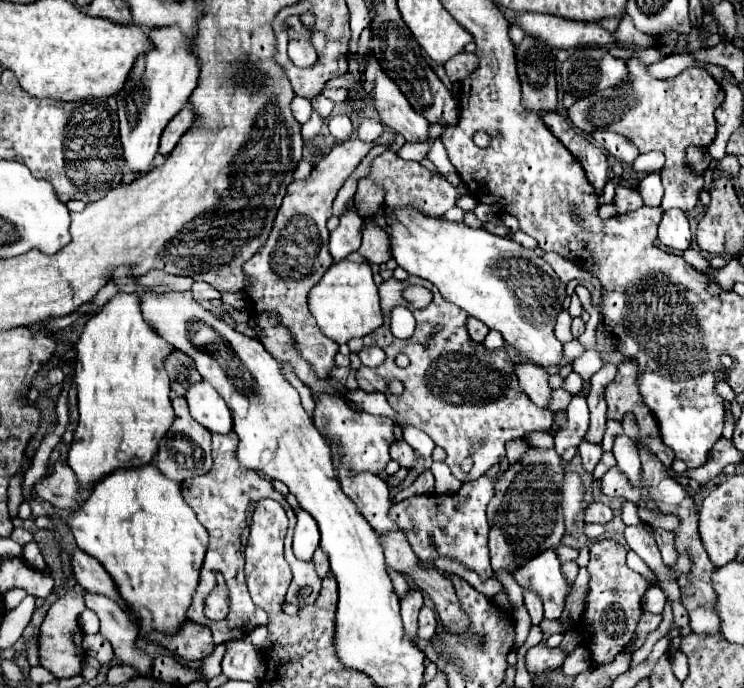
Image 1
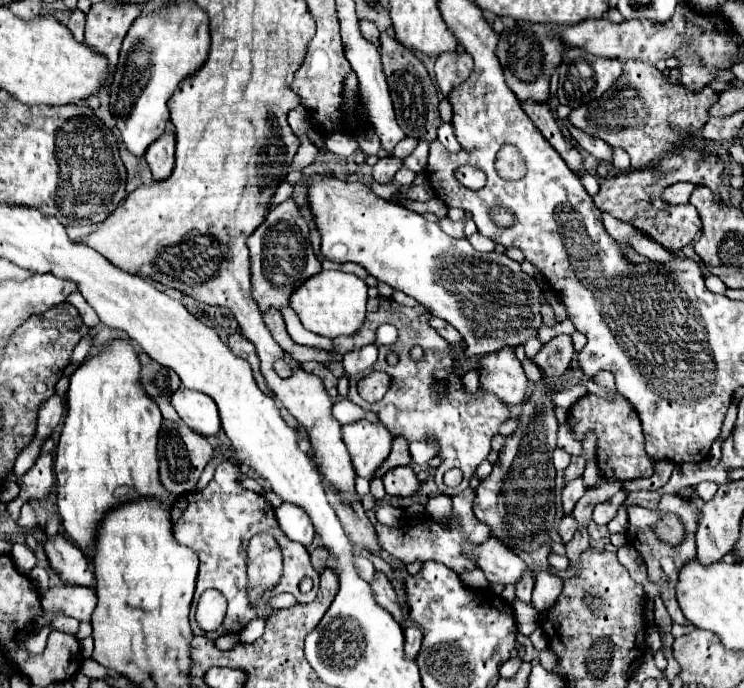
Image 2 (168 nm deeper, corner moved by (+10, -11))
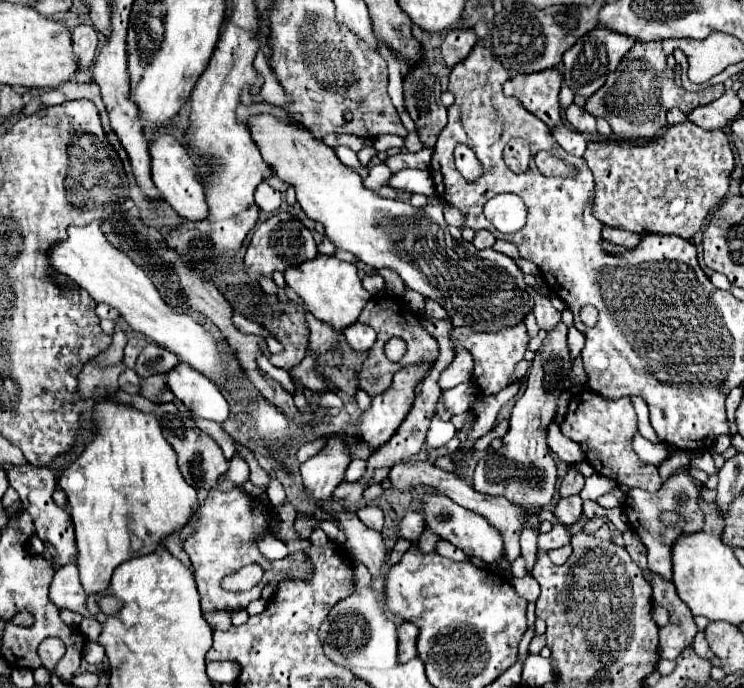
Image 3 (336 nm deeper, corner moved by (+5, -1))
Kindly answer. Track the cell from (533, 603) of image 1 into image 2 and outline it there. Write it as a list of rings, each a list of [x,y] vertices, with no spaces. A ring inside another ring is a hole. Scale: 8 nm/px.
[[[524,575],[518,583],[516,583],[516,597],[524,603],[530,605],[530,597],[532,597],[532,587],[534,587],[534,579],[530,575]]]

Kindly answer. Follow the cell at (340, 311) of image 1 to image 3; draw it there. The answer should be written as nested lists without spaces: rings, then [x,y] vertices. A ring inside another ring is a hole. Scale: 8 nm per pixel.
[[[317,255],[311,261],[305,261],[301,265],[295,265],[291,269],[285,269],[285,281],[295,293],[303,299],[305,309],[313,313],[317,319],[333,325],[337,331],[343,331],[351,323],[357,321],[359,313],[371,299],[371,295],[363,289],[361,279],[357,275],[357,267],[353,263],[339,261],[337,257],[329,255]]]

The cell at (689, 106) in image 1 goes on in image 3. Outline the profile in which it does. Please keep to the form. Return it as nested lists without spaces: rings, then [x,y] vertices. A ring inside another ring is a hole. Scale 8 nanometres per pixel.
[[[675,39],[649,41],[649,43],[637,41],[627,51],[627,57],[623,57],[623,61],[619,63],[619,69],[615,69],[615,73],[607,77],[603,89],[599,89],[587,99],[585,111],[591,113],[593,117],[603,117],[619,139],[633,139],[633,137],[651,139],[667,127],[665,113],[669,109],[677,107],[683,113],[689,113],[695,107],[707,105],[709,101],[719,99],[725,93],[723,85],[711,85],[711,87],[705,87],[703,91],[691,93],[679,87],[675,81],[671,81],[665,73],[667,57],[671,55],[671,53],[663,53],[663,49],[667,47],[677,47],[677,41]]]

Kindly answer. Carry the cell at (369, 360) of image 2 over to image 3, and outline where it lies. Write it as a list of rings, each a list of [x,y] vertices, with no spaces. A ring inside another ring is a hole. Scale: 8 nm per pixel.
[[[353,323],[349,325],[345,331],[343,331],[347,343],[355,349],[355,351],[369,351],[375,343],[375,331],[369,327],[369,325],[363,325],[363,323]]]

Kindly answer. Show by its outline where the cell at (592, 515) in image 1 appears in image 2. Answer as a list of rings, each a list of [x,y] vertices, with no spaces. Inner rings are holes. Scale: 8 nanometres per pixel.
[[[566,515],[562,521],[560,521],[560,527],[558,527],[558,533],[560,533],[560,537],[562,537],[562,541],[564,543],[568,543],[572,537],[574,537],[574,533],[576,533],[576,529],[578,529],[578,523],[576,523],[576,519],[572,517],[572,515]]]

